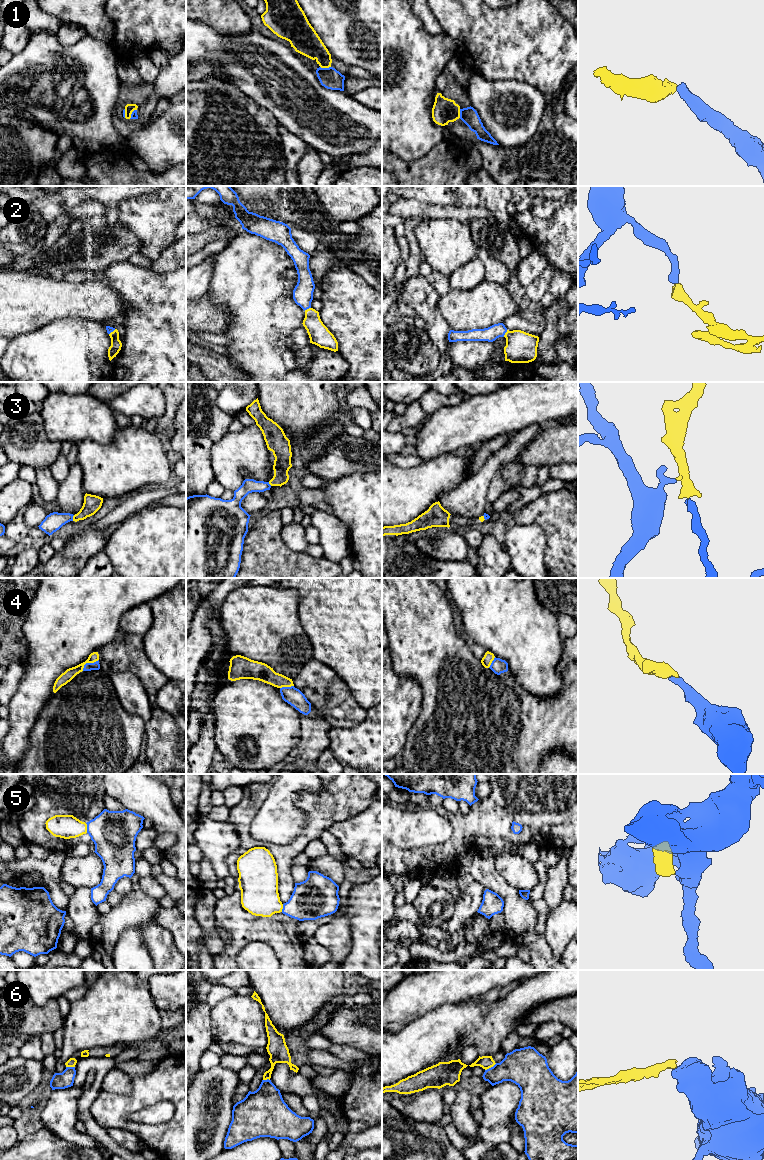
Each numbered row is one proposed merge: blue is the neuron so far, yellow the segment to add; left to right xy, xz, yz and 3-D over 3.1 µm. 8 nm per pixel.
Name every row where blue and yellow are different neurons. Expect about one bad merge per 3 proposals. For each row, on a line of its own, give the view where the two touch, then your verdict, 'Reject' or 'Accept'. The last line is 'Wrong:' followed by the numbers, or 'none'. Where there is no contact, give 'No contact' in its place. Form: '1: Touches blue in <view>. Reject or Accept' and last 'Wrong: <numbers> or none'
1: Touches blue in xz. Accept
2: Touches blue in yz. Accept
3: Touches blue in xy. Reject
4: Touches blue in xy. Accept
5: Touches blue in xy. Accept
6: Touches blue in yz. Reject
Wrong: 3, 6

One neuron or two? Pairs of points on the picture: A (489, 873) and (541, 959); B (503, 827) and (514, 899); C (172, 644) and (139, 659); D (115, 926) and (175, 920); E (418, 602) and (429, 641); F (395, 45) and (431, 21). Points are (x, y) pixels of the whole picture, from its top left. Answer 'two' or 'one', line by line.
A: one
B: two
C: two
D: two
E: one
F: two

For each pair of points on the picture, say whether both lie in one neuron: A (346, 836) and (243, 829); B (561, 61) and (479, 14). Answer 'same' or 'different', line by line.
A: different
B: same

